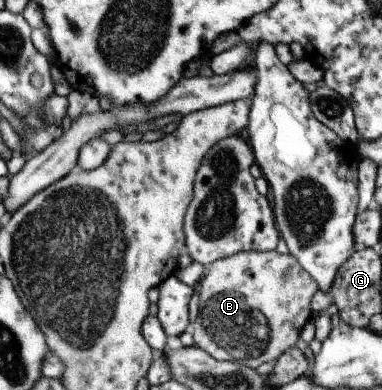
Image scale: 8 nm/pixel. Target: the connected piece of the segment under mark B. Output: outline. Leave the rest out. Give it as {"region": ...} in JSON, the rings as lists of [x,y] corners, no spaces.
{"region":[[[241,251],[233,256],[216,260],[206,265],[198,287],[201,296],[201,314],[193,323],[195,345],[209,352],[220,361],[241,362],[249,368],[259,368],[261,364],[276,362],[277,358],[291,348],[302,345],[301,330],[309,322],[312,314],[312,300],[320,290],[319,282],[301,266],[300,260],[290,252]]]}

